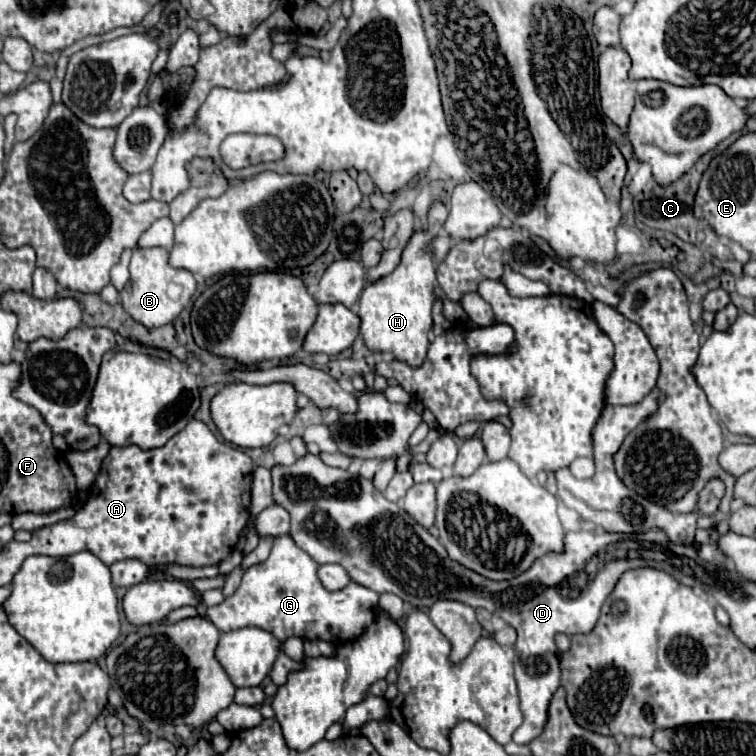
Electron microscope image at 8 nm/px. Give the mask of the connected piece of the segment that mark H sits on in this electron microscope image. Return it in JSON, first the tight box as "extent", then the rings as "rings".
{"extent":[358,201,448,367],"rings":[[[436,201],[428,211],[430,227],[426,231],[416,231],[412,235],[396,271],[392,271],[392,275],[376,283],[366,285],[358,303],[358,315],[362,319],[360,335],[366,347],[370,351],[392,353],[398,361],[404,361],[410,367],[422,365],[430,345],[428,333],[432,329],[432,305],[434,305],[432,289],[436,283],[436,269],[430,255],[426,255],[424,249],[430,247],[432,239],[442,231],[446,217],[448,217],[446,205]]]}

